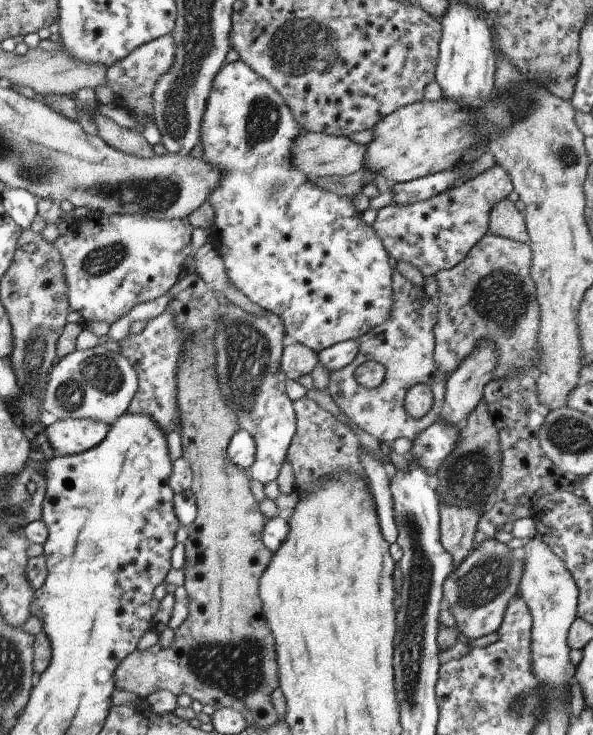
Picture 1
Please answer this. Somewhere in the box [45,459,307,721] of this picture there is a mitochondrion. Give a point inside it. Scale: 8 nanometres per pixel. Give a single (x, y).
(237, 670)

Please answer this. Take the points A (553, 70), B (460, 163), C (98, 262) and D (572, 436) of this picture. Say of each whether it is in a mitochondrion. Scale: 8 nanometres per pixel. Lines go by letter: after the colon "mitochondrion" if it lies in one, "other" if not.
A: other
B: other
C: mitochondrion
D: mitochondrion

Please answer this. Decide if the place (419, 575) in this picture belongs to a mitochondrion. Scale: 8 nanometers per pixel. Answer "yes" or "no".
yes

